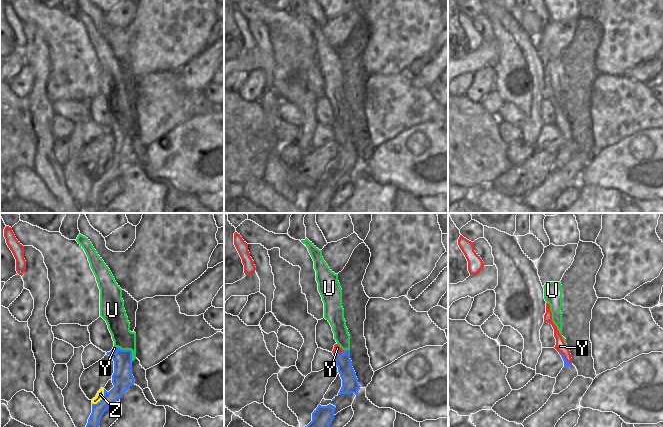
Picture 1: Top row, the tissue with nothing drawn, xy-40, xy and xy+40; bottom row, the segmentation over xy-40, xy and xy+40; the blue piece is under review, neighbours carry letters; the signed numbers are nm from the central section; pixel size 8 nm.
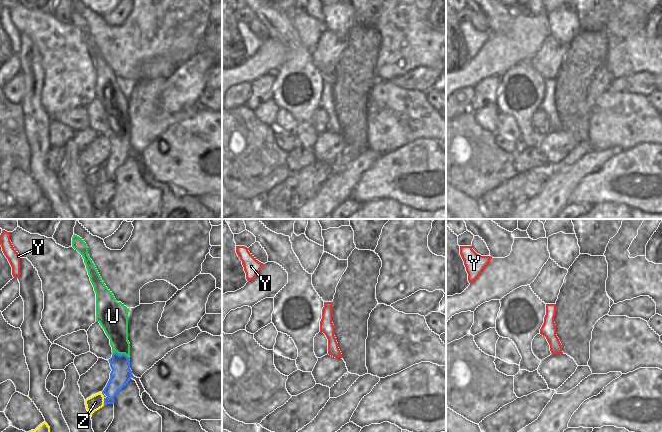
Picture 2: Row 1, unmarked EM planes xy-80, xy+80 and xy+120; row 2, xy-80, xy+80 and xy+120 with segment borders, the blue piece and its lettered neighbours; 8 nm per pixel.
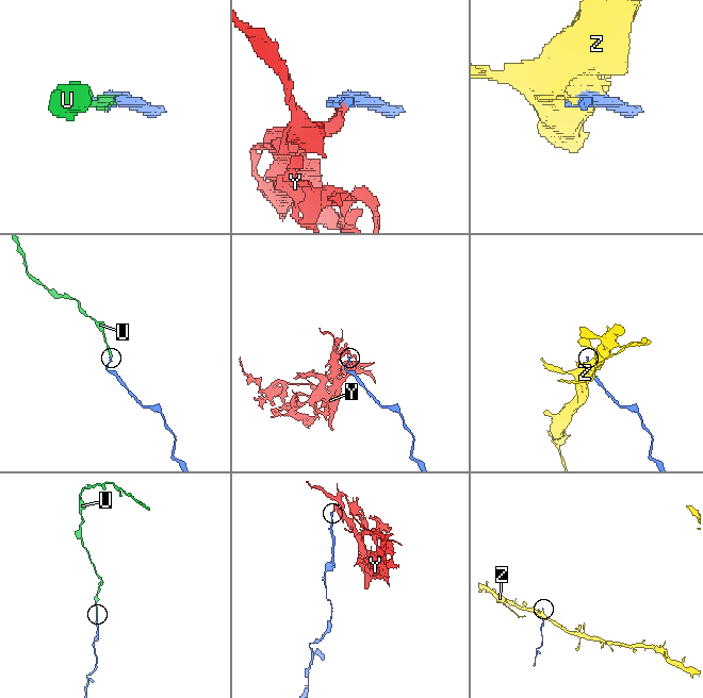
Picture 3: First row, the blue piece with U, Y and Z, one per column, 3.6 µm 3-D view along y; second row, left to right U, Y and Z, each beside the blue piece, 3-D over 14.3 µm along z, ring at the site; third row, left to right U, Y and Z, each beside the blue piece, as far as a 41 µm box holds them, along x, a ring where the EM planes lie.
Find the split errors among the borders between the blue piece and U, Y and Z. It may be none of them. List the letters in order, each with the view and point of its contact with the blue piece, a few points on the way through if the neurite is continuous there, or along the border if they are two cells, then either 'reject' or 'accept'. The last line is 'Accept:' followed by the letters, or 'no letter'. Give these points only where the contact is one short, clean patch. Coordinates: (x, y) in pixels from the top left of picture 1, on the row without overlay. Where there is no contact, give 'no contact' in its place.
U: meets blue in xy-40 at (129, 126); runs through xy-40 (122, 154), (122, 137), (129, 126), (125, 121), (118, 100); accept
Y: meets blue in xy at (338, 129); border along xy (344, 126), (340, 130), (332, 128); reject
Z: meets blue in xy-40 at (102, 174); reject
Accept: U

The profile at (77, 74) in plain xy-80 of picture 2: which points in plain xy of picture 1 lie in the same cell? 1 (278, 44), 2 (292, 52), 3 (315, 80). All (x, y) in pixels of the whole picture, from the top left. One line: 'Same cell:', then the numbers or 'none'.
Same cell: 3

